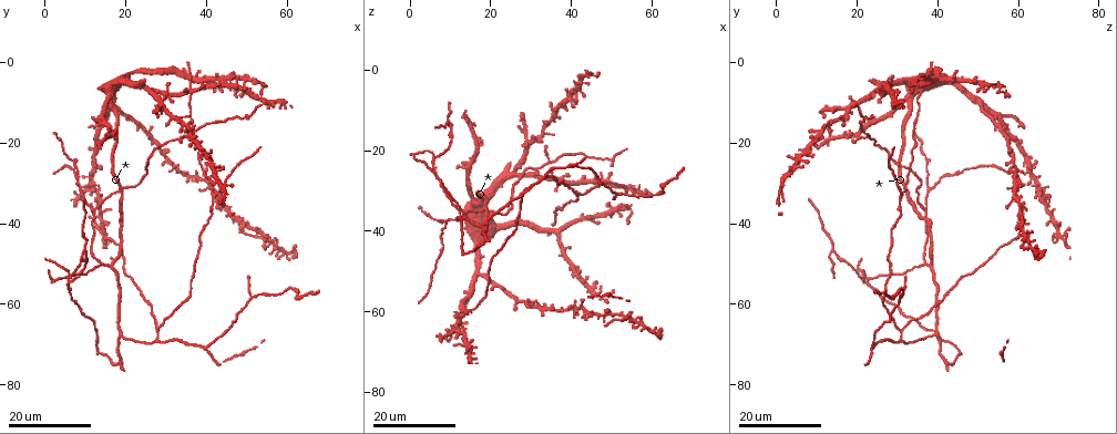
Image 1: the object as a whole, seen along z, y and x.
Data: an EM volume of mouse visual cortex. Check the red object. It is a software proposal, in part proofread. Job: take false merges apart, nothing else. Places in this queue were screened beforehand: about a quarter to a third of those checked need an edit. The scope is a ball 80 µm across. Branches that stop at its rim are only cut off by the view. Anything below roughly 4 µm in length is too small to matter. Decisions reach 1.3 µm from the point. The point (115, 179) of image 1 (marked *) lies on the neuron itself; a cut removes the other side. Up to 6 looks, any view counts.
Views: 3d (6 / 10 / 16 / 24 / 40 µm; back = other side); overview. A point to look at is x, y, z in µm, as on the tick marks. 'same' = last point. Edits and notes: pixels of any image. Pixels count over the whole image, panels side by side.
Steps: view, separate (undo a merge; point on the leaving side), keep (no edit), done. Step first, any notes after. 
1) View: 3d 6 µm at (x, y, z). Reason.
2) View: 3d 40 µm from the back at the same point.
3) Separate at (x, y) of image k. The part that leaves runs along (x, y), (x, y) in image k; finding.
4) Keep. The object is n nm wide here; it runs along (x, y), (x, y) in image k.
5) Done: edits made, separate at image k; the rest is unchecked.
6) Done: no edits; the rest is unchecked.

View: 3d 24 µm at (9.0, 31.5, 38.5). Three-way junction.

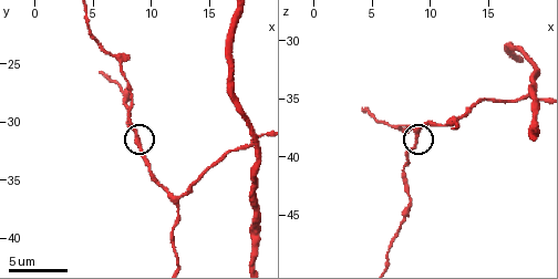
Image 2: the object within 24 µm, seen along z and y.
View: 3d 10 µm at (8.8, 31.4, 37.8).

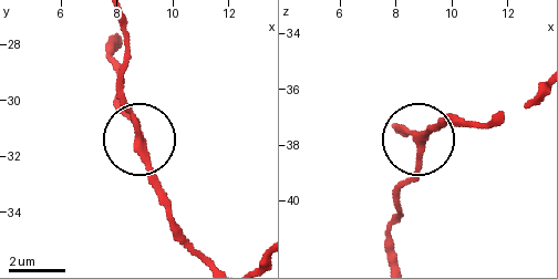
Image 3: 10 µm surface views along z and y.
Keep. 3 arms meet here; all the same neuron.

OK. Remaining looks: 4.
View: 3d 16 µm at (28.0, 66.5, 31.0). A fork.

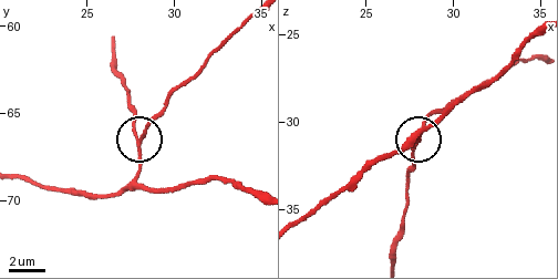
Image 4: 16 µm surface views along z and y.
View: 3d 6 µm at the same point. Zoom in.

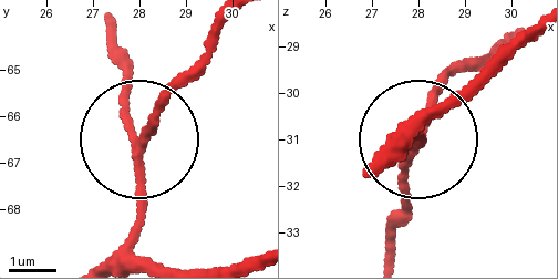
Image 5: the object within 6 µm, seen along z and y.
Keep. The object is 160 nm wide here; it runs along (116, 249), (141, 202), (128, 62) in image 5; one neuron here.

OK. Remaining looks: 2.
View: 3d 24 µm at (38.0, 47.5, 27.5). Thick turns thin.

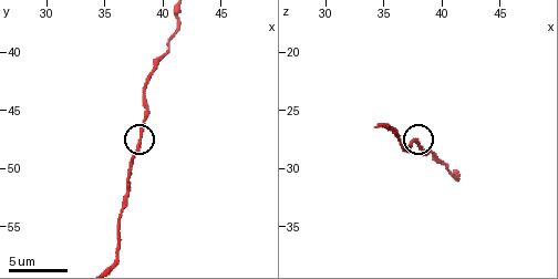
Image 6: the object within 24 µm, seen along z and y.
View: 3d 10 µm at (38.0, 47.4, 28.0).

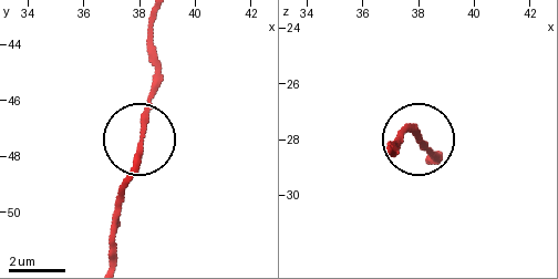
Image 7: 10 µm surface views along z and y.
Keep. It runs along (111, 259), (111, 224), (154, 81), (154, 48) in image 7; continuous, no second neuron.

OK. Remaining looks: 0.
Done: no edits; the rest is unchecked.

